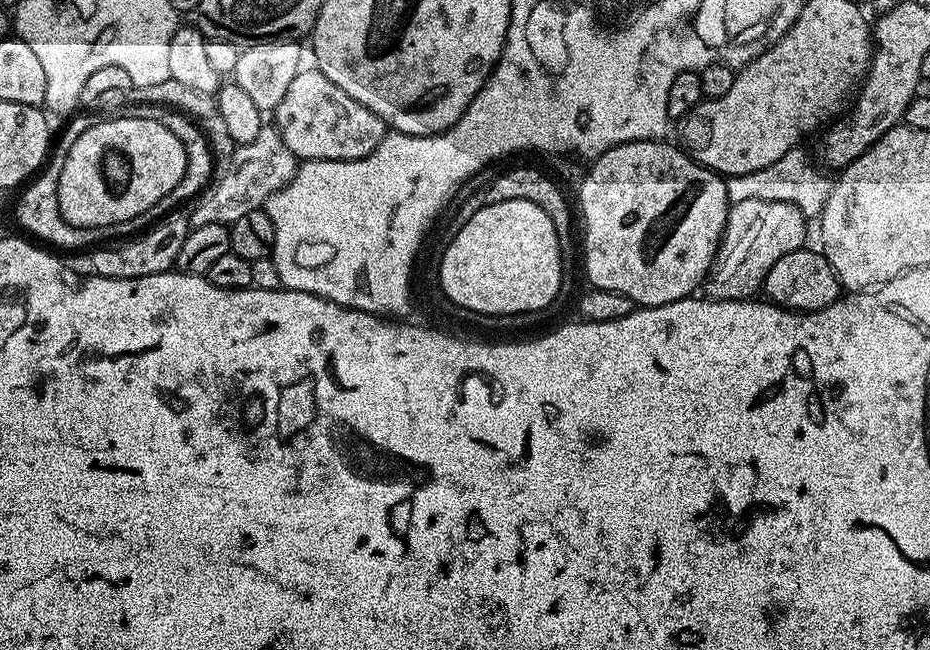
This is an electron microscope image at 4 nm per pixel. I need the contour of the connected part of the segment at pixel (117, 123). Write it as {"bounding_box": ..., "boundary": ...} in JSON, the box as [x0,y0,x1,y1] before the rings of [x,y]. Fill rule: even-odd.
{"bounding_box":[58,115,186,228],"boundary":[[[113,115],[113,120],[97,119],[86,134],[78,137],[78,142],[70,146],[70,154],[62,162],[62,174],[58,178],[58,206],[62,210],[62,218],[75,228],[105,228],[115,224],[128,224],[140,215],[151,213],[152,208],[186,174],[186,150],[182,150],[182,142],[162,122],[154,122],[150,118],[122,118]]]}

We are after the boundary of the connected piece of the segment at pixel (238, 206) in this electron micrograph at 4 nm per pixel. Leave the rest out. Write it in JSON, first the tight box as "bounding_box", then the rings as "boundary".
{"bounding_box":[187,126,297,228],"boundary":[[[265,126],[258,130],[258,138],[254,138],[254,142],[238,144],[232,157],[215,165],[211,180],[195,197],[191,205],[192,212],[187,213],[189,225],[192,228],[211,224],[232,225],[235,220],[242,218],[242,214],[263,208],[270,194],[282,190],[292,181],[297,167],[296,156],[286,146],[286,142],[282,142],[279,132],[275,127]]]}

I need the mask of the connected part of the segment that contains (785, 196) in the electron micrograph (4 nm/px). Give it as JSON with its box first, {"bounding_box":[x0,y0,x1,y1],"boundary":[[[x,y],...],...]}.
{"bounding_box":[727,146,834,218],"boundary":[[[797,146],[782,154],[778,162],[770,162],[770,166],[762,166],[762,170],[751,171],[750,174],[742,174],[727,177],[727,196],[729,203],[759,199],[762,202],[790,202],[790,206],[796,206],[805,218],[819,218],[826,206],[826,198],[830,198],[834,180],[815,159],[812,160],[803,152],[803,147]]]}

